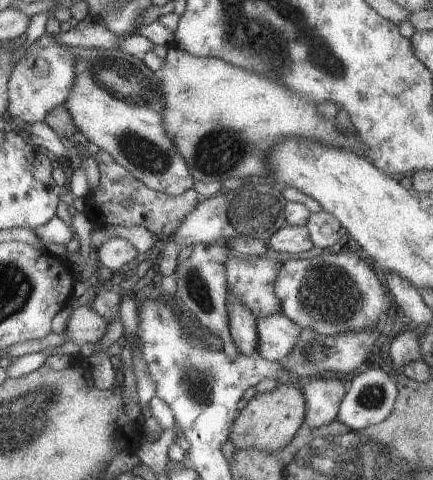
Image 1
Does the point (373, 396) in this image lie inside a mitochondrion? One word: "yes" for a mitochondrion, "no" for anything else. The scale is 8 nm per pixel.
yes

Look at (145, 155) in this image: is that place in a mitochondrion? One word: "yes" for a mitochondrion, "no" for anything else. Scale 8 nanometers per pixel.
yes

